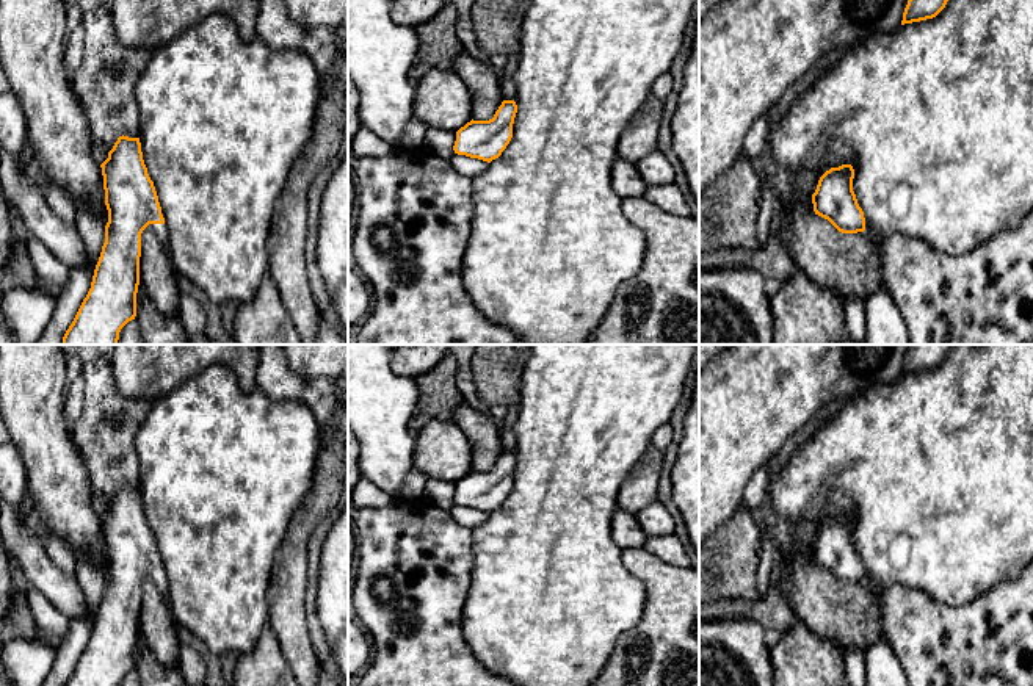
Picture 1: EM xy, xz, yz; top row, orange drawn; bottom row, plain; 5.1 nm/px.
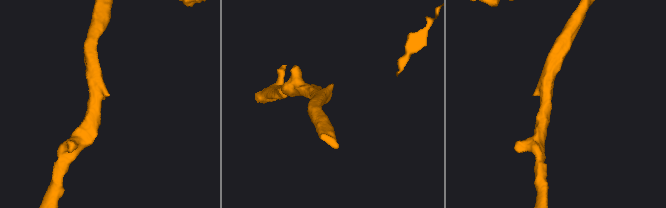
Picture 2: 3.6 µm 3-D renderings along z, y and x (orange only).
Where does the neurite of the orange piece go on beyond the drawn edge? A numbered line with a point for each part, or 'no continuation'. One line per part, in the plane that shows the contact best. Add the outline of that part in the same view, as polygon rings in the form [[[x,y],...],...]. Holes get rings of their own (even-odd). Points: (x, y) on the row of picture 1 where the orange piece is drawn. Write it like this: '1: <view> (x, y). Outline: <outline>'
1: xy (160, 231). Outline: [[[149,224],[147,229],[150,229],[158,241],[168,249],[169,233],[166,224]]]

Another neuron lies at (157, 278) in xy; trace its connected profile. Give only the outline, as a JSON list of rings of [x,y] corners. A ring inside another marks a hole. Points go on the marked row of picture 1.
[[[150,229],[141,233],[140,285],[163,315],[177,315],[177,273]]]

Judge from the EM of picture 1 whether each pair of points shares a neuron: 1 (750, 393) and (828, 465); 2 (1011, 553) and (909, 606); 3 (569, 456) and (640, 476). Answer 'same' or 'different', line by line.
1: different
2: different
3: different

